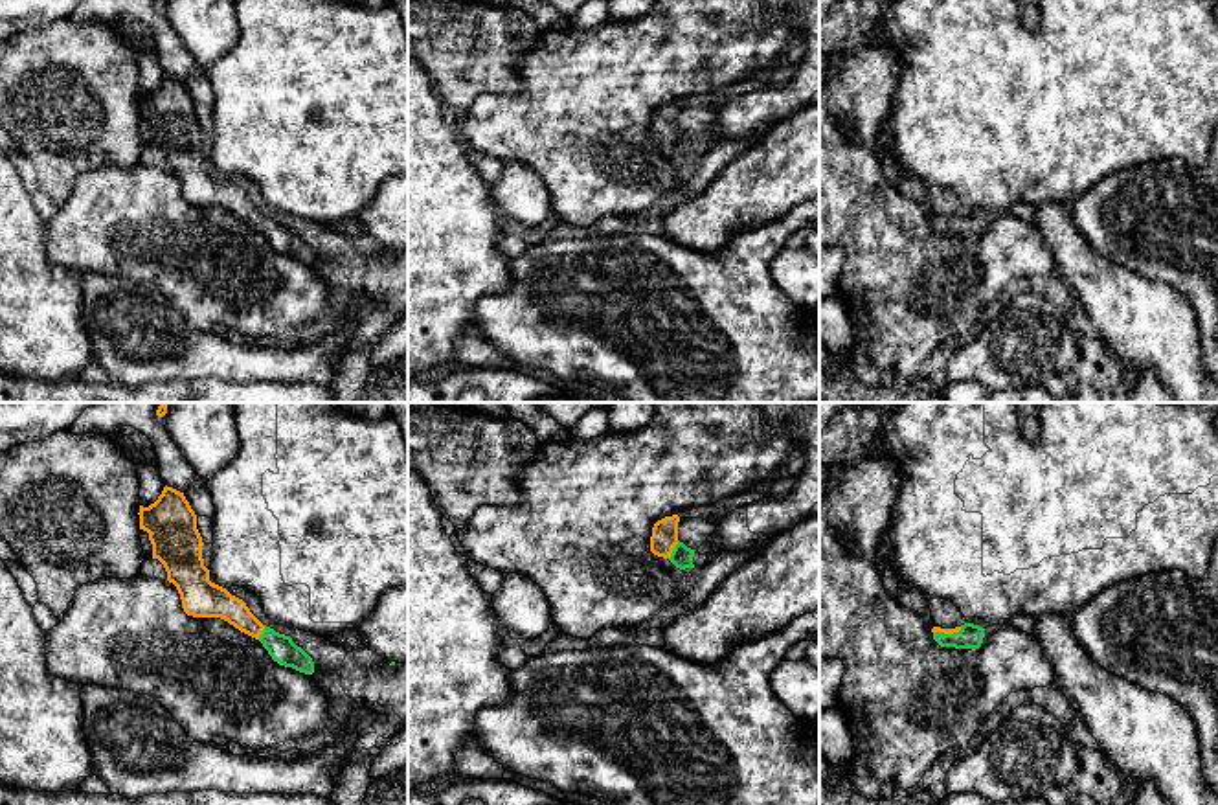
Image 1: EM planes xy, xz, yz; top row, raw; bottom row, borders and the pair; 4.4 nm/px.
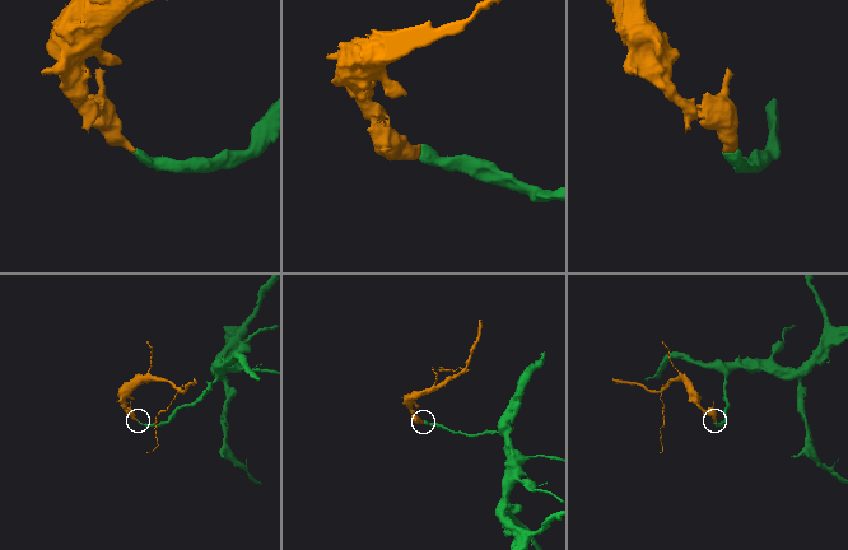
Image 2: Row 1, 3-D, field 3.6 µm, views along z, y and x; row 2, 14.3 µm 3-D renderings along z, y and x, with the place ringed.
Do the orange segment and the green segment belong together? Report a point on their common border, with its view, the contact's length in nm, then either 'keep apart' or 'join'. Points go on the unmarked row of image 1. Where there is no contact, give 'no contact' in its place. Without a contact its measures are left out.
meets orange in xz at (673, 136); contact 90 nm long; join

